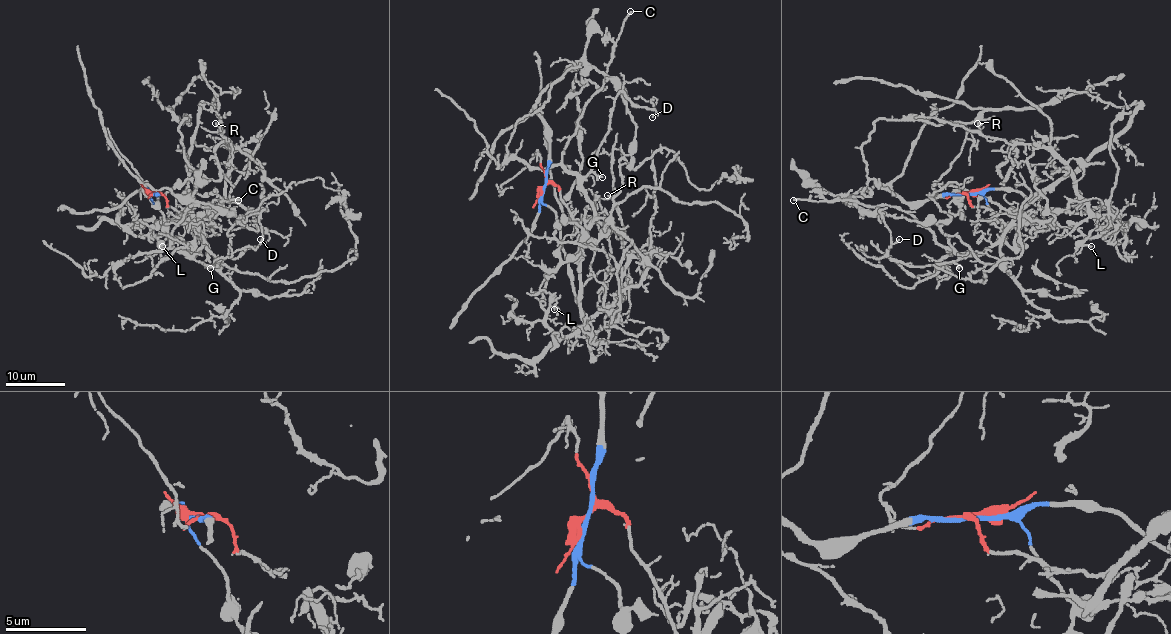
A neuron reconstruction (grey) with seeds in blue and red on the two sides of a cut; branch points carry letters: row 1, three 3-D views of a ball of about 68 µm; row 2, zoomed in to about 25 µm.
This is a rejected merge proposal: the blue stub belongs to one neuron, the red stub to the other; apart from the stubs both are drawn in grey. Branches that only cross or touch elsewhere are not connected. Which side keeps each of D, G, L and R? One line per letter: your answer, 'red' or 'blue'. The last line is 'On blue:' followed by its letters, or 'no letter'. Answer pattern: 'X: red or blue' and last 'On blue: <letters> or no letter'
D: red
G: red
L: blue
R: blue
On blue: L, R

